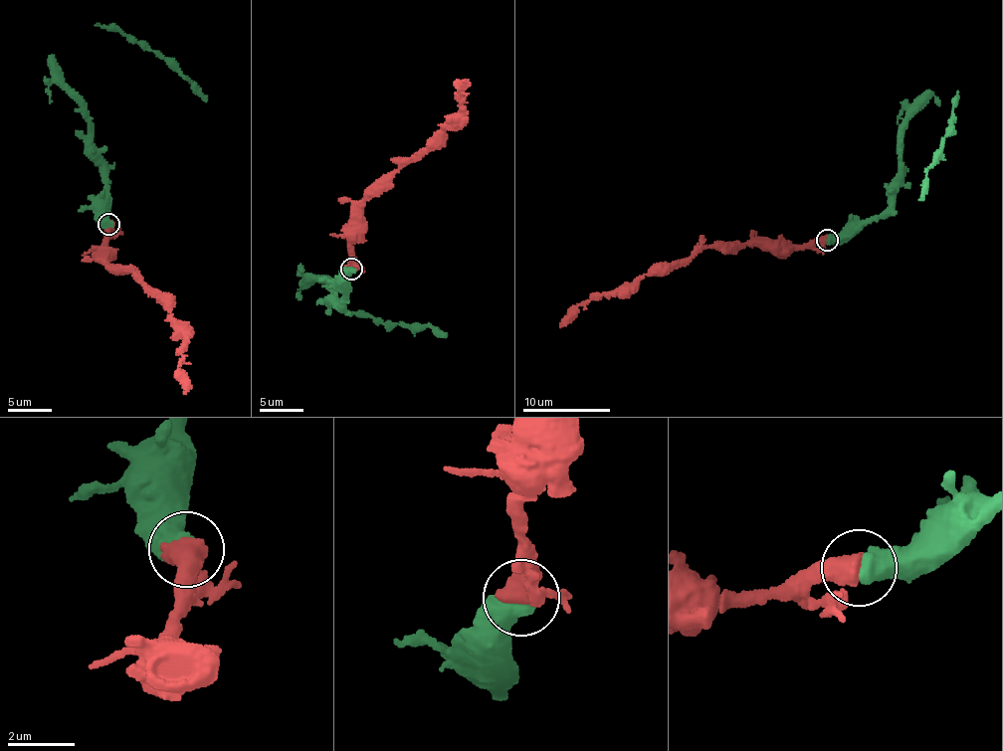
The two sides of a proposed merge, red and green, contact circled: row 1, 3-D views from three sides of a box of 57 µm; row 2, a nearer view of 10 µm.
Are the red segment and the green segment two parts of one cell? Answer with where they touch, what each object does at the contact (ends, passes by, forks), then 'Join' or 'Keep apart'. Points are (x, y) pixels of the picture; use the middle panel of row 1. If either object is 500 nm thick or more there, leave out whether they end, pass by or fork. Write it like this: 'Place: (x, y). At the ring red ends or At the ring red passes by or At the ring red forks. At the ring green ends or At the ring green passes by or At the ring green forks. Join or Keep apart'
Place: (351, 269). Join

